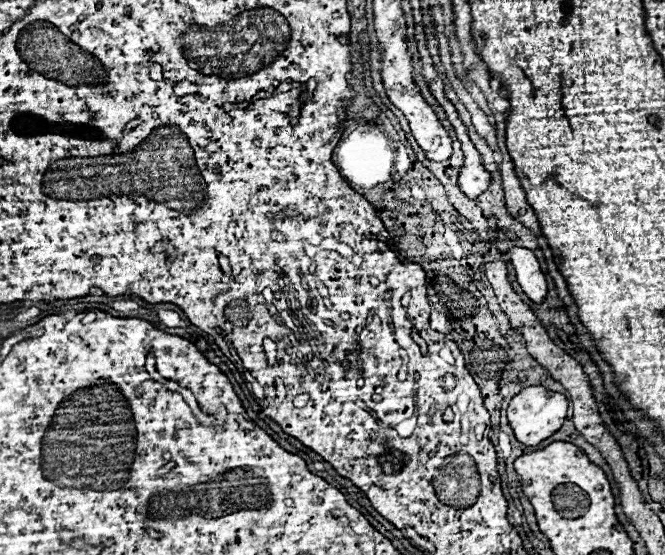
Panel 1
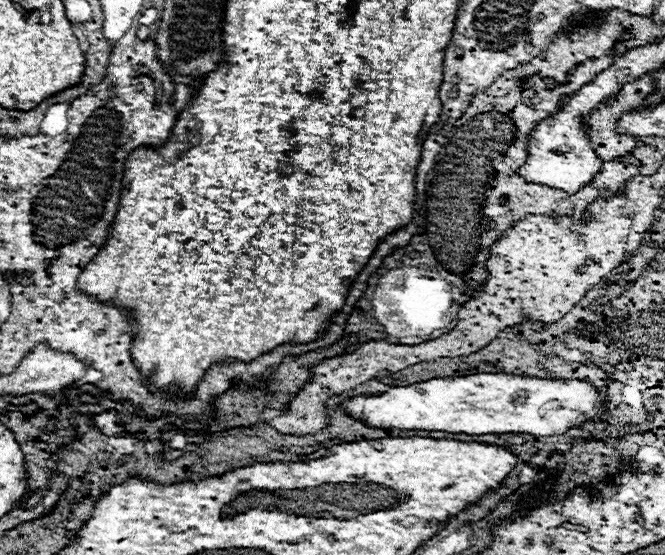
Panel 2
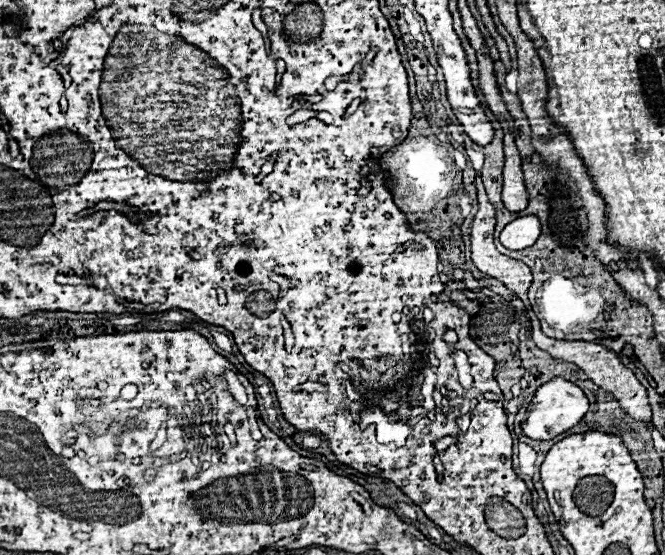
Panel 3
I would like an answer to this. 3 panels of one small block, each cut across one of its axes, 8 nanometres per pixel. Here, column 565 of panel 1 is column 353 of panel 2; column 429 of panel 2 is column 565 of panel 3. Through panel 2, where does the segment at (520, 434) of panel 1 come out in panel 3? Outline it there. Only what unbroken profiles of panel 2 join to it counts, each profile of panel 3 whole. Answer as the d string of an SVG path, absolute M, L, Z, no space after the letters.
M554 378L536 390L528 408L528 418L522 422L522 430L532 440L552 440L554 436L574 428L584 418L586 412L588 412L586 394L576 384L570 384L564 378Z

